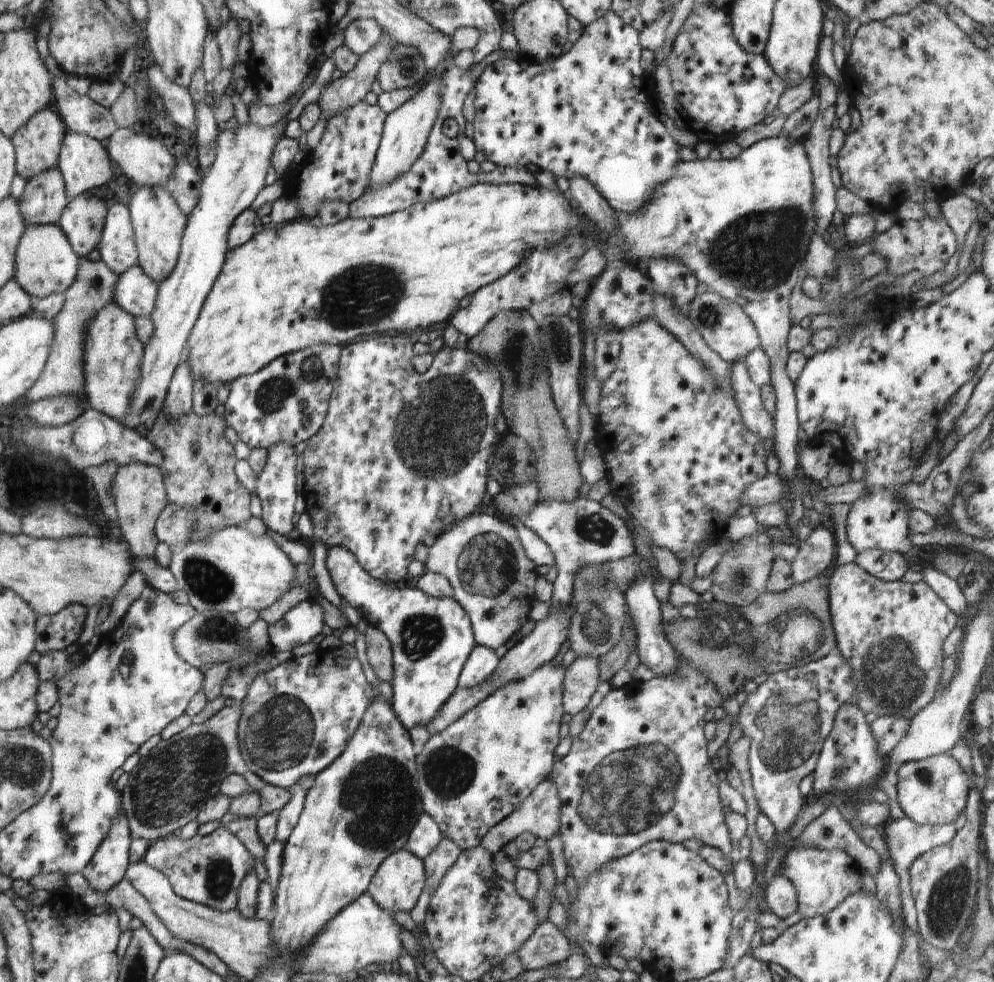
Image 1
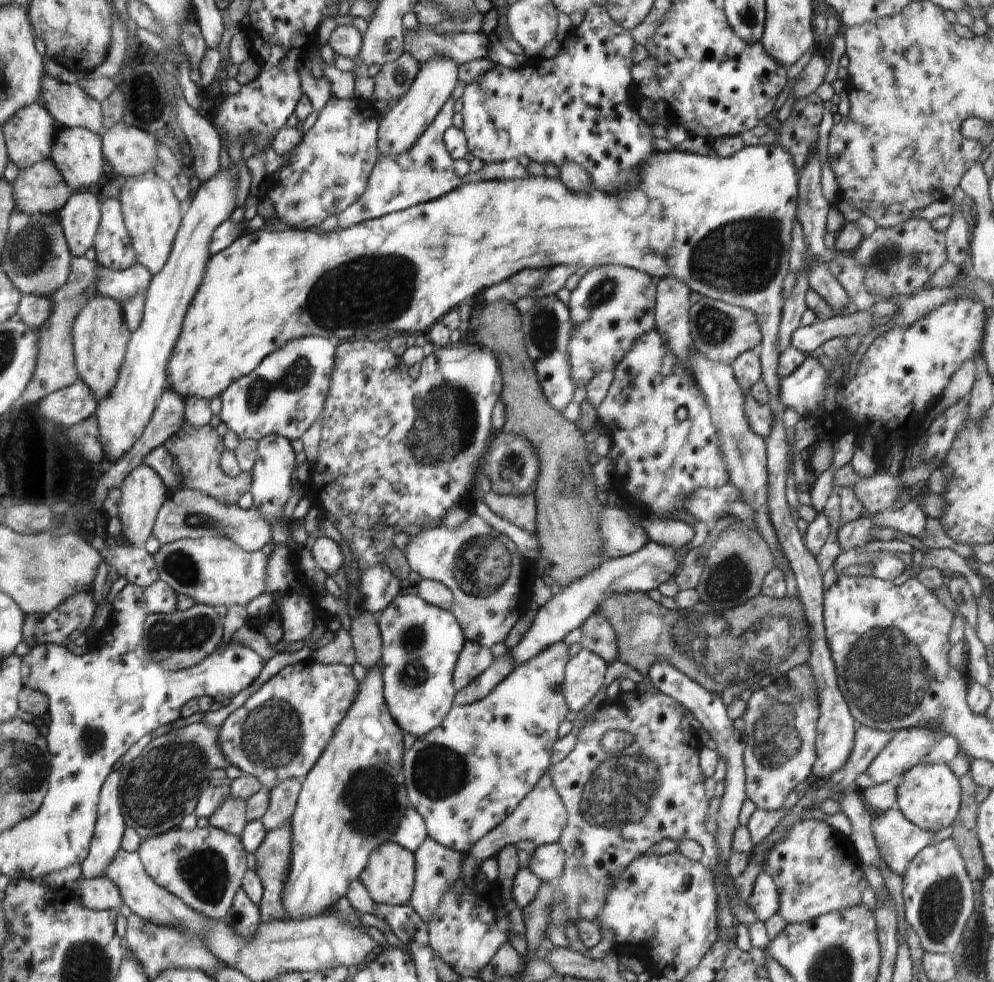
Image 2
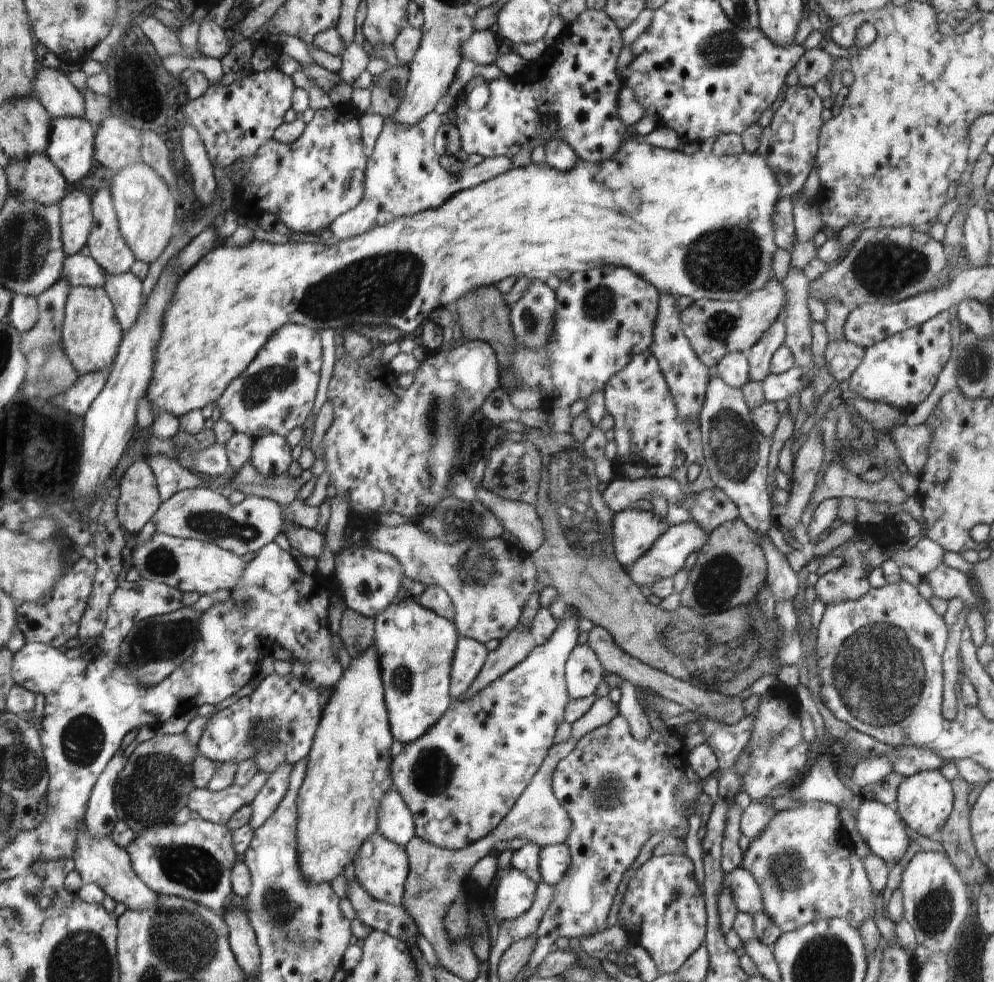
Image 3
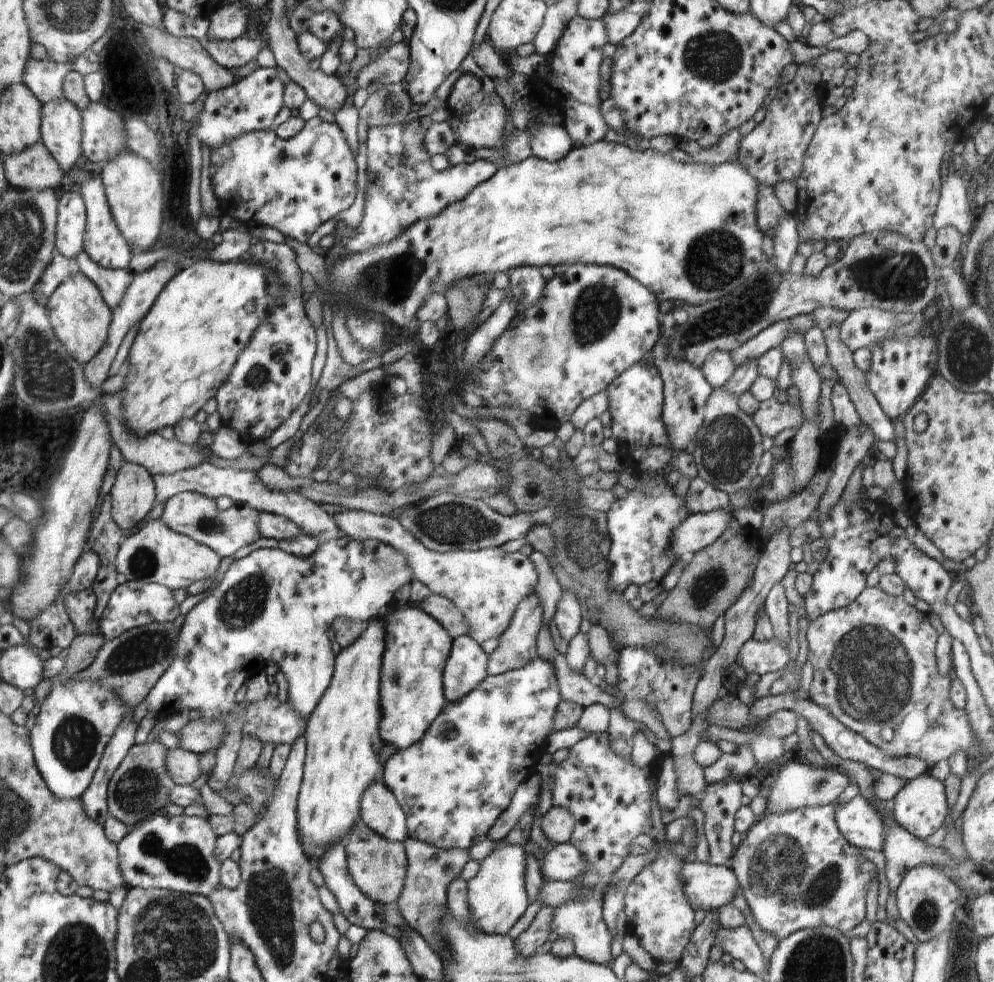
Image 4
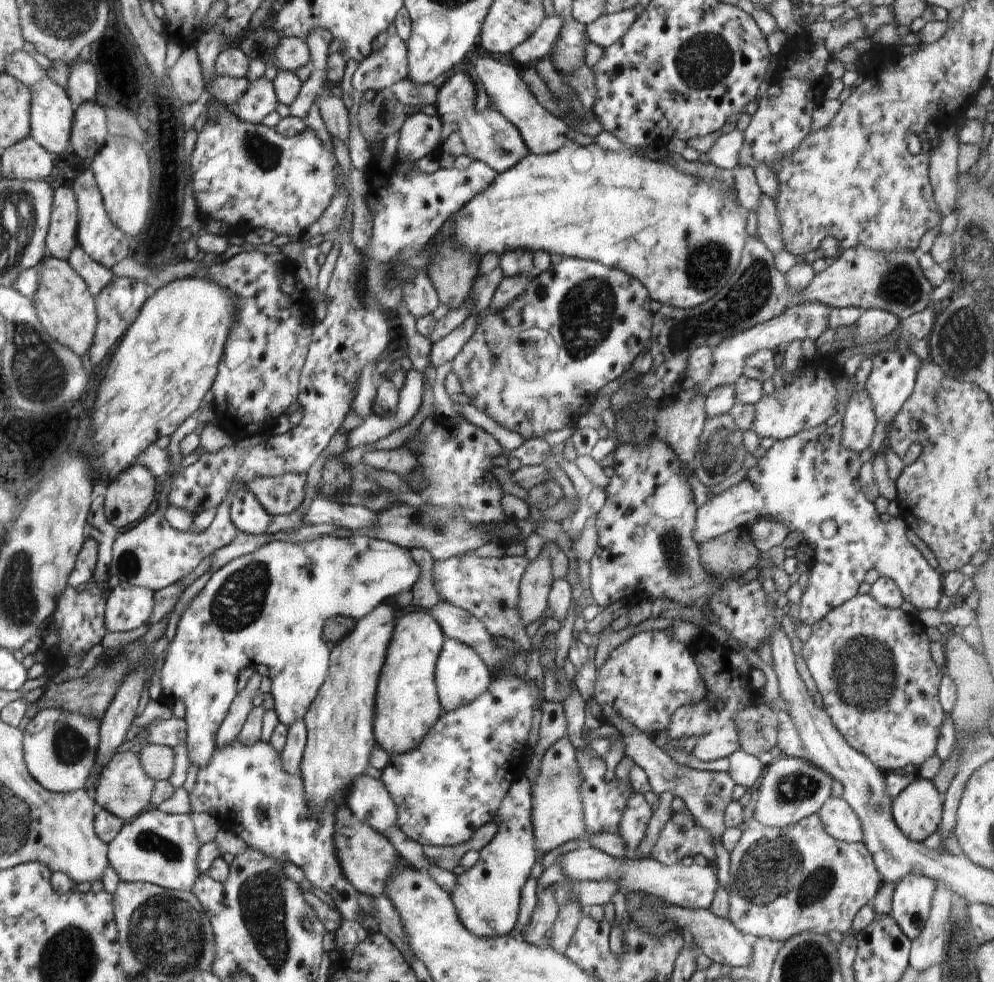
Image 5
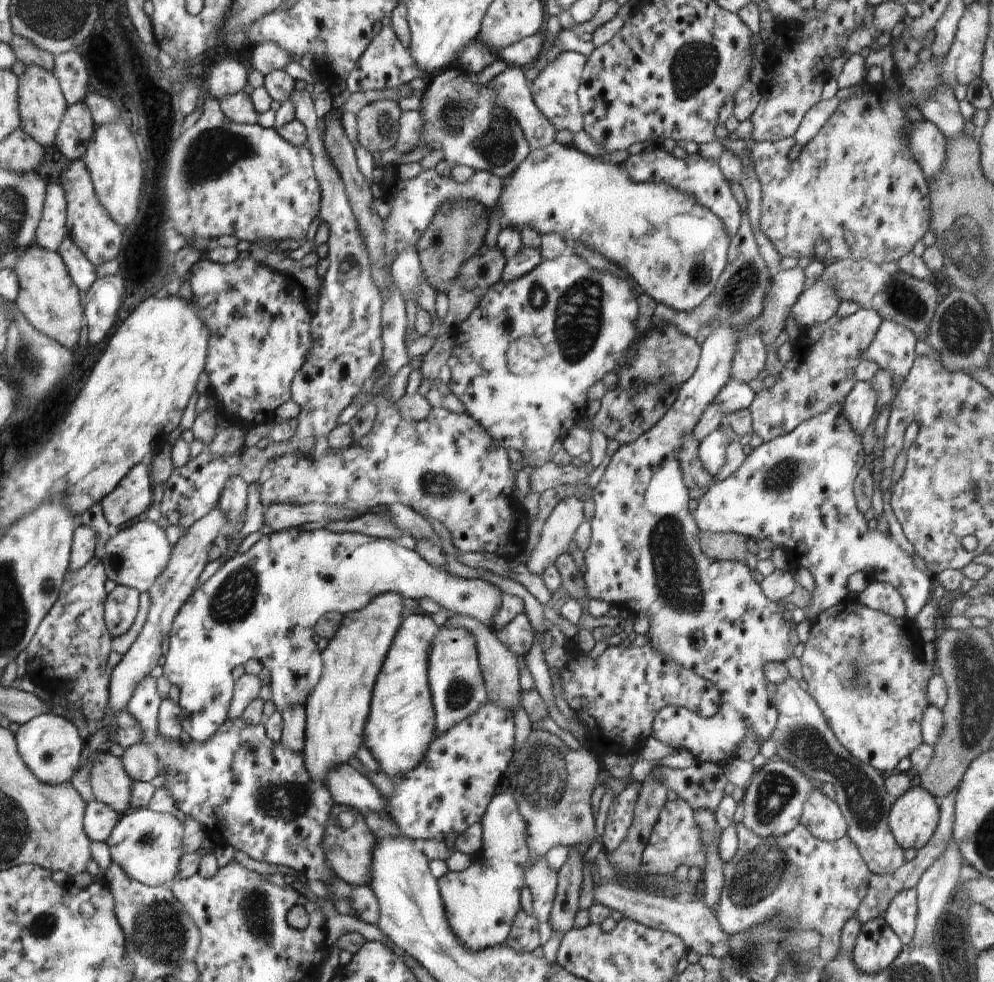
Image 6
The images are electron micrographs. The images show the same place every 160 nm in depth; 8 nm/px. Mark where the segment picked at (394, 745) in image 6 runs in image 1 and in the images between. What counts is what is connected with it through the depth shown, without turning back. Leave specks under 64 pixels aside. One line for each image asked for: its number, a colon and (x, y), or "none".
1: (431, 638)
2: (420, 643)
3: (416, 646)
4: (417, 646)
5: (407, 705)

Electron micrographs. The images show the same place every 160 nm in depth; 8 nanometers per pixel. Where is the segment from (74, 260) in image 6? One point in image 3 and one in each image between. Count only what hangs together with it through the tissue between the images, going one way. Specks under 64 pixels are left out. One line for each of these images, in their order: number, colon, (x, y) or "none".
3: (125, 290)
4: (112, 282)
5: (96, 276)

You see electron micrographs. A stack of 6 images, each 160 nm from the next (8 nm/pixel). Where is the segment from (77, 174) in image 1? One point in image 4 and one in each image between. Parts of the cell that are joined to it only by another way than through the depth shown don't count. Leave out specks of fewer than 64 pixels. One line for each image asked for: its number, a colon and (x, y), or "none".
2: (78, 154)
3: (72, 148)
4: (62, 121)

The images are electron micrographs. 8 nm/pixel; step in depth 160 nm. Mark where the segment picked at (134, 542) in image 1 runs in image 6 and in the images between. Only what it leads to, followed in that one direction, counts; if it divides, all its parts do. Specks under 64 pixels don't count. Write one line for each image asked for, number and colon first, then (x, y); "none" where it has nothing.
2: (143, 493)
3: (139, 499)
4: (133, 496)
5: (128, 497)
6: (133, 495)

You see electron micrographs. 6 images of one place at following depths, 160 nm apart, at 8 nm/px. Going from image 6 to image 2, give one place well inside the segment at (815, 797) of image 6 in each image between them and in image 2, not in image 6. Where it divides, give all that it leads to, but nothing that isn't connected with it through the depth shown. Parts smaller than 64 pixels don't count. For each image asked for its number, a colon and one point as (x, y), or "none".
2: (898, 840)
3: (880, 826)
4: (861, 824)
5: (840, 821)

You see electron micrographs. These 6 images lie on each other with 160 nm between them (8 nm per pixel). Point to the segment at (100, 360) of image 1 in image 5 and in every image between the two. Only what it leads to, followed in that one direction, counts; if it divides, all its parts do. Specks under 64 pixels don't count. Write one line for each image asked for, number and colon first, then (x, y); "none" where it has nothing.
2: (101, 334)
3: (91, 335)
4: (79, 316)
5: (64, 304)

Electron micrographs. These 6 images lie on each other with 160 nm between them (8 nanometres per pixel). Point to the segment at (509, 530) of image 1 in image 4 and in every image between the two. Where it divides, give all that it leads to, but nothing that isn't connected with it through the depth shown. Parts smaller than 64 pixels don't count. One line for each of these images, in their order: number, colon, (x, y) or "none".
2: (491, 581)
3: (489, 582)
4: (486, 585)

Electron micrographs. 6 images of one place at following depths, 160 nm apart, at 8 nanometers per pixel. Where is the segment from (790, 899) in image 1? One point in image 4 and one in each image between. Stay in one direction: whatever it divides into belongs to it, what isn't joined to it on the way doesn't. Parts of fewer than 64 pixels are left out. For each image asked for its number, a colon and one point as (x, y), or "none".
2: (765, 899)
3: (746, 895)
4: (706, 886)

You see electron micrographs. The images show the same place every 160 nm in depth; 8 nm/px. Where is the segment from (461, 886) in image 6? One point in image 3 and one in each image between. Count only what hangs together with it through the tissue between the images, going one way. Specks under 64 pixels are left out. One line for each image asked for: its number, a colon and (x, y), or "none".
3: (514, 892)
4: (497, 898)
5: (487, 896)

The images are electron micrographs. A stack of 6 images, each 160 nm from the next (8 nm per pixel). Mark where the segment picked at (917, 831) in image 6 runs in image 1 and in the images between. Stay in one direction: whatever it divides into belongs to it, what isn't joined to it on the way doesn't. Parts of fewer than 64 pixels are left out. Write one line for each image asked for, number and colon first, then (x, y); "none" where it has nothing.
1: (933, 791)
2: (929, 796)
3: (925, 800)
4: (921, 807)
5: (917, 810)

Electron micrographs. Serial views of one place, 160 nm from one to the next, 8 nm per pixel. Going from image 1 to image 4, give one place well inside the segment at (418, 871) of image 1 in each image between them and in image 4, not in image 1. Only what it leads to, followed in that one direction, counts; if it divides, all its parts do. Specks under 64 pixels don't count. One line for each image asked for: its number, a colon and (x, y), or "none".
2: (389, 875)
3: (381, 866)
4: (378, 866)

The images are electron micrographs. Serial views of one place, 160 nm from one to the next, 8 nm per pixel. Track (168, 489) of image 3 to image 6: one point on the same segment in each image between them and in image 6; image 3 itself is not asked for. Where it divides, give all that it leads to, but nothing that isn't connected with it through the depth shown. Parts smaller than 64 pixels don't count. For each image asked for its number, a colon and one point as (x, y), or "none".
4: (245, 487)
5: (282, 494)
6: (446, 466)

